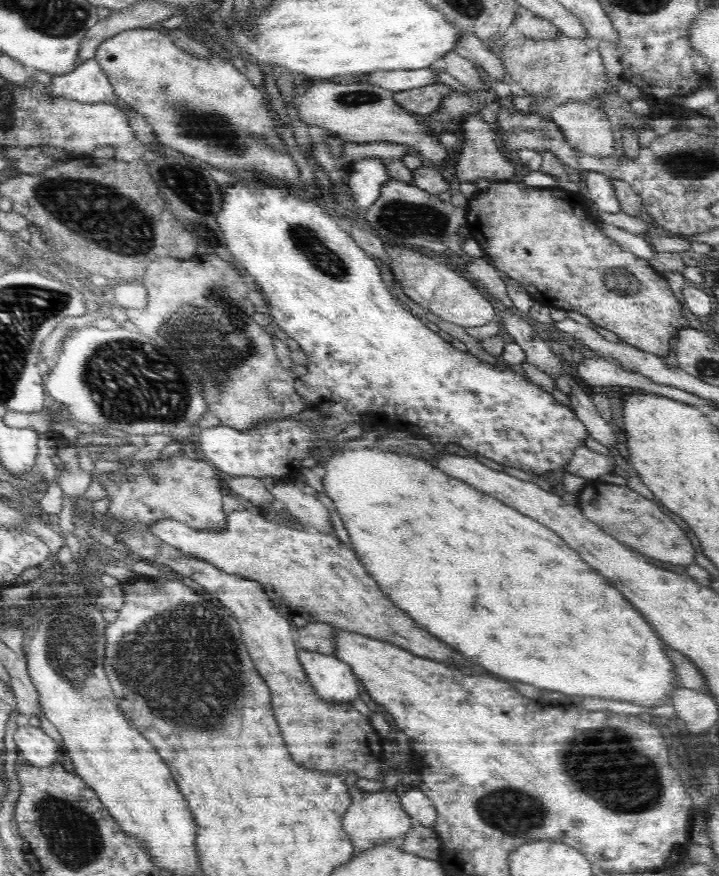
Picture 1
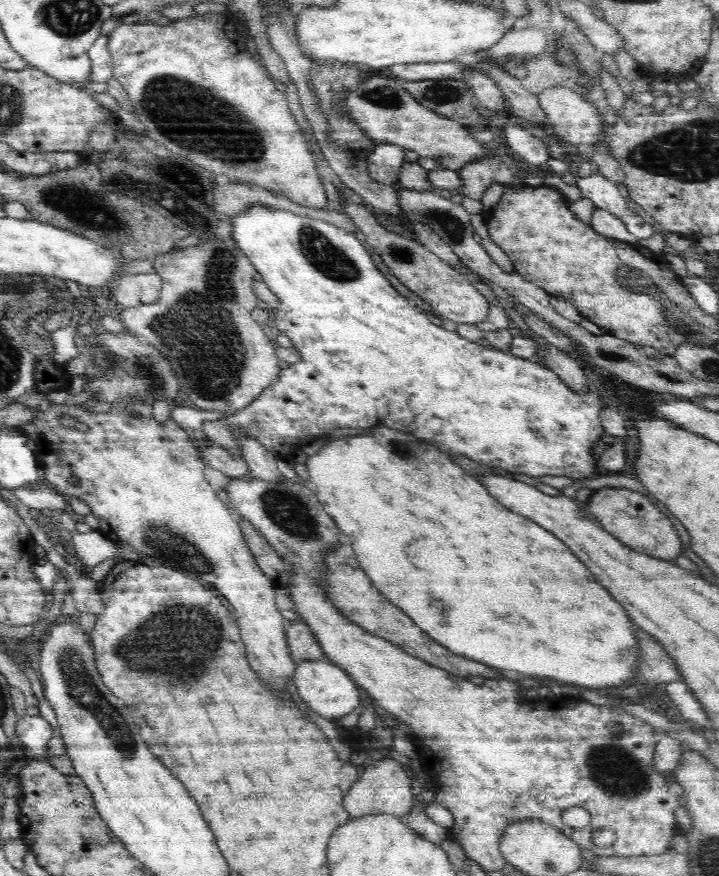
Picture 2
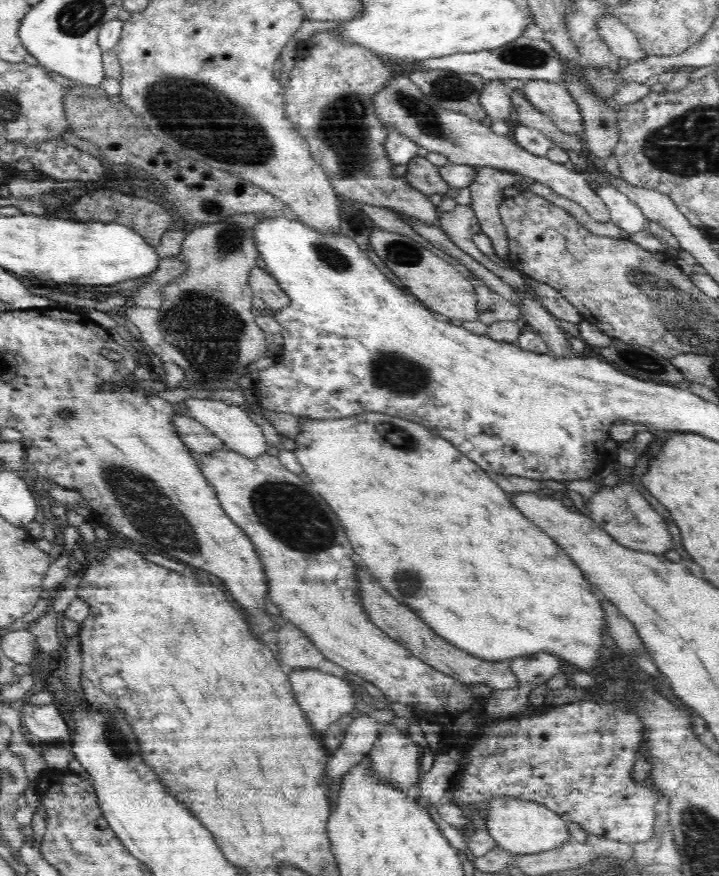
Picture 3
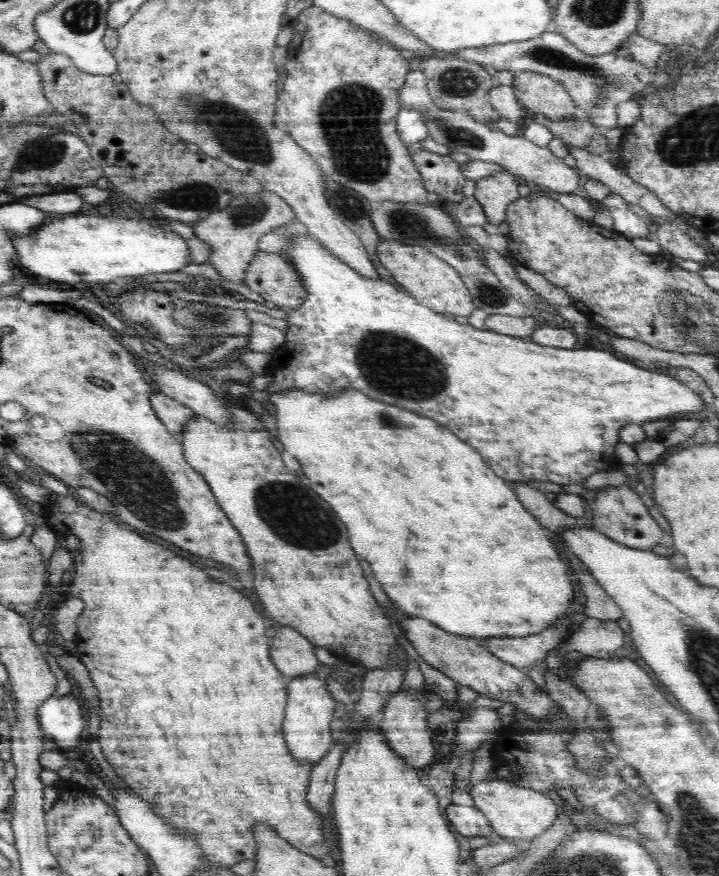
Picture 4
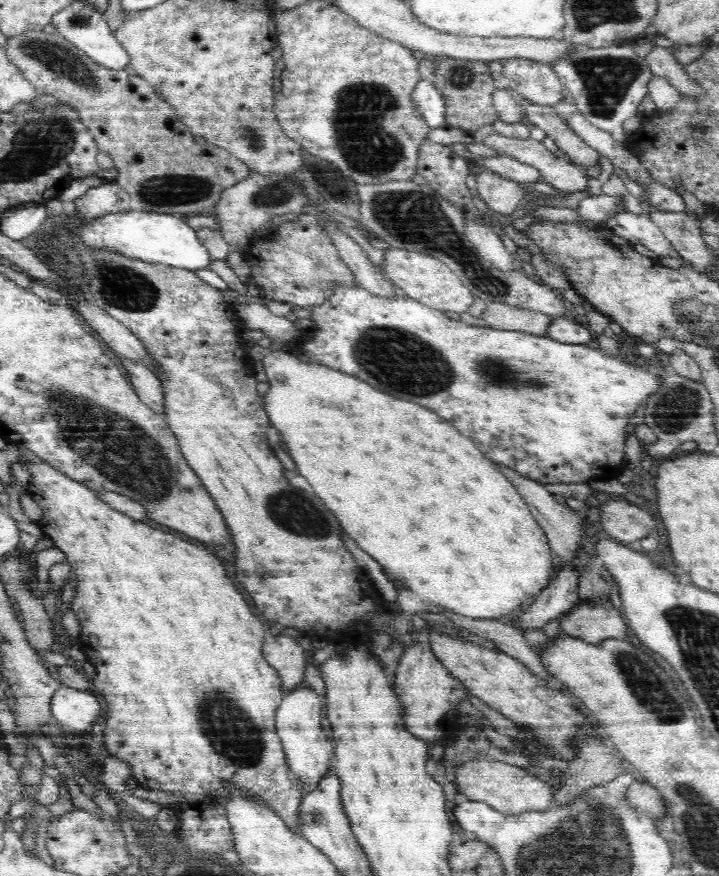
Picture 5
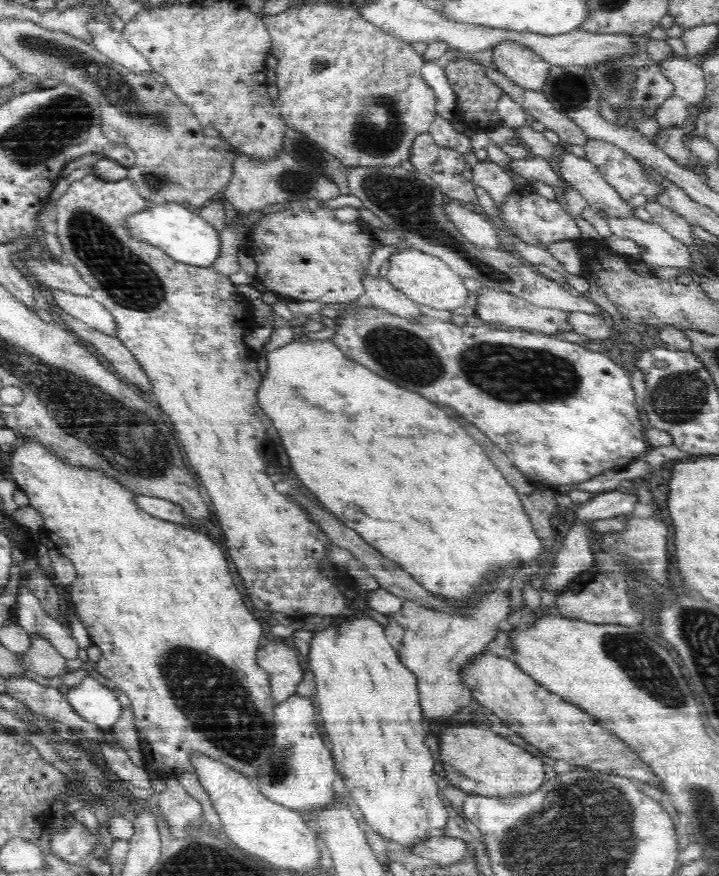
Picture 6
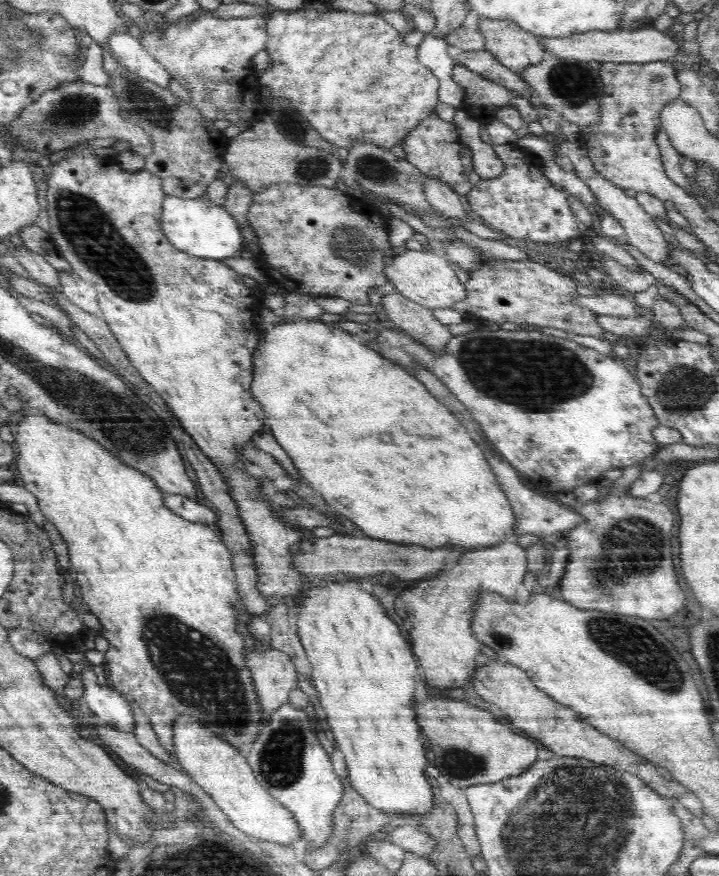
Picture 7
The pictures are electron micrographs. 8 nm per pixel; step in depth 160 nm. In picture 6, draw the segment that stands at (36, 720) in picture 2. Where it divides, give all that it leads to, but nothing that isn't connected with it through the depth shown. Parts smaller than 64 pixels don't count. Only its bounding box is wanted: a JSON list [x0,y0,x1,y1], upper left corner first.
[66,672,123,728]

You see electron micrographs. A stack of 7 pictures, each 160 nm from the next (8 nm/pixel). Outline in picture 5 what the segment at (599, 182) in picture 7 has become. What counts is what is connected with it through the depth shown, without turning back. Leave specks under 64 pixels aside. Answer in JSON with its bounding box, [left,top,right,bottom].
[473,132,589,193]

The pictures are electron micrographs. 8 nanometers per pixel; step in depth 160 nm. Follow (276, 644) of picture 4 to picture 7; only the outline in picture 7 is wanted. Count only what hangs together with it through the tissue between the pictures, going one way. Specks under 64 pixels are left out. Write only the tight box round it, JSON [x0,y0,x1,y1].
[245,647,299,725]

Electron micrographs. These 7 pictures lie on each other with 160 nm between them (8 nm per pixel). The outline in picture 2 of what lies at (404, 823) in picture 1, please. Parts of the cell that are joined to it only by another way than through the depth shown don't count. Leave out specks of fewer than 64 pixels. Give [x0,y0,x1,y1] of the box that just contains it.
[344,760,416,817]

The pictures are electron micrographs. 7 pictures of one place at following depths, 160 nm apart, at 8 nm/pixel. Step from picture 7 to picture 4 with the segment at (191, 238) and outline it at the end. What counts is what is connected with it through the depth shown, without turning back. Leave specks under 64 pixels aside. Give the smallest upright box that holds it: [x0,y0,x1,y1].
[12,215,189,284]

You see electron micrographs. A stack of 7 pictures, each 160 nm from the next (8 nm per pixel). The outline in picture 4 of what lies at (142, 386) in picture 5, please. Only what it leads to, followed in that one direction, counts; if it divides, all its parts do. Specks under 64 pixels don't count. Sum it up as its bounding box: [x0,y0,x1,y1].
[150,389,193,439]

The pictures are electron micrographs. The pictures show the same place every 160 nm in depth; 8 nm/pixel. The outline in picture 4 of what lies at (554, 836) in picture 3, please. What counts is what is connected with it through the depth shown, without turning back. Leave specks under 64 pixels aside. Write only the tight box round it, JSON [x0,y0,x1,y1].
[471,780,560,847]

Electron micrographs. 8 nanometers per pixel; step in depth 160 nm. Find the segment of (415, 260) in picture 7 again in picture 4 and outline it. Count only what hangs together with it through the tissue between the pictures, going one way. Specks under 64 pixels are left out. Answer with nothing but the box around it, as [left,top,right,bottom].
[377,240,474,317]

